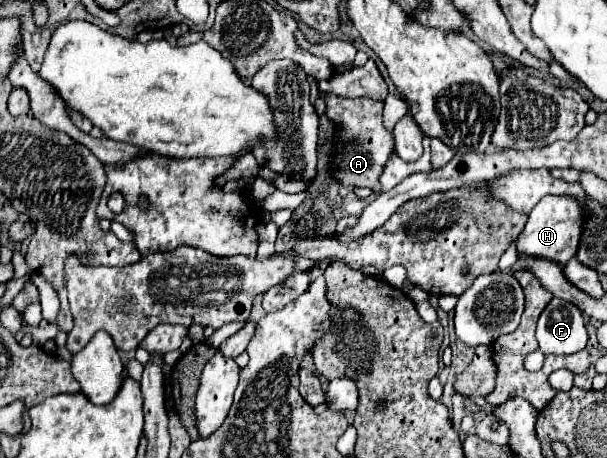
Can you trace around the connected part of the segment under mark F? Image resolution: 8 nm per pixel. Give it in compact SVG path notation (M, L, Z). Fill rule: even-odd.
M552 299L538 319L536 329L540 351L570 355L586 347L588 333L582 311L572 303Z

